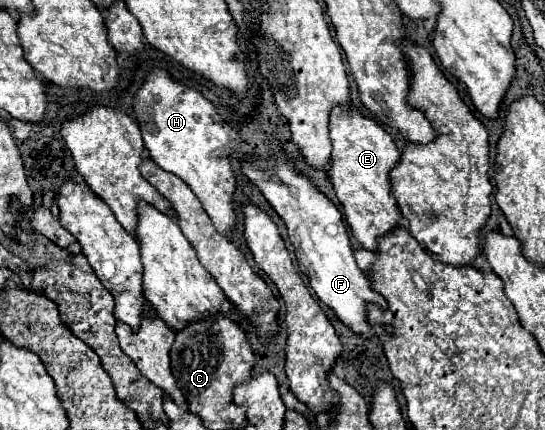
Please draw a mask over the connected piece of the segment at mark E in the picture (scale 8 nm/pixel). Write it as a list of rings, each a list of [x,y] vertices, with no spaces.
[[[351,104],[347,108],[333,108],[329,134],[333,152],[327,174],[343,206],[347,224],[351,226],[351,234],[367,250],[377,250],[377,236],[385,234],[397,224],[403,224],[403,216],[389,190],[389,172],[399,160],[399,150],[381,124],[377,124],[373,118],[367,118],[359,108]]]

